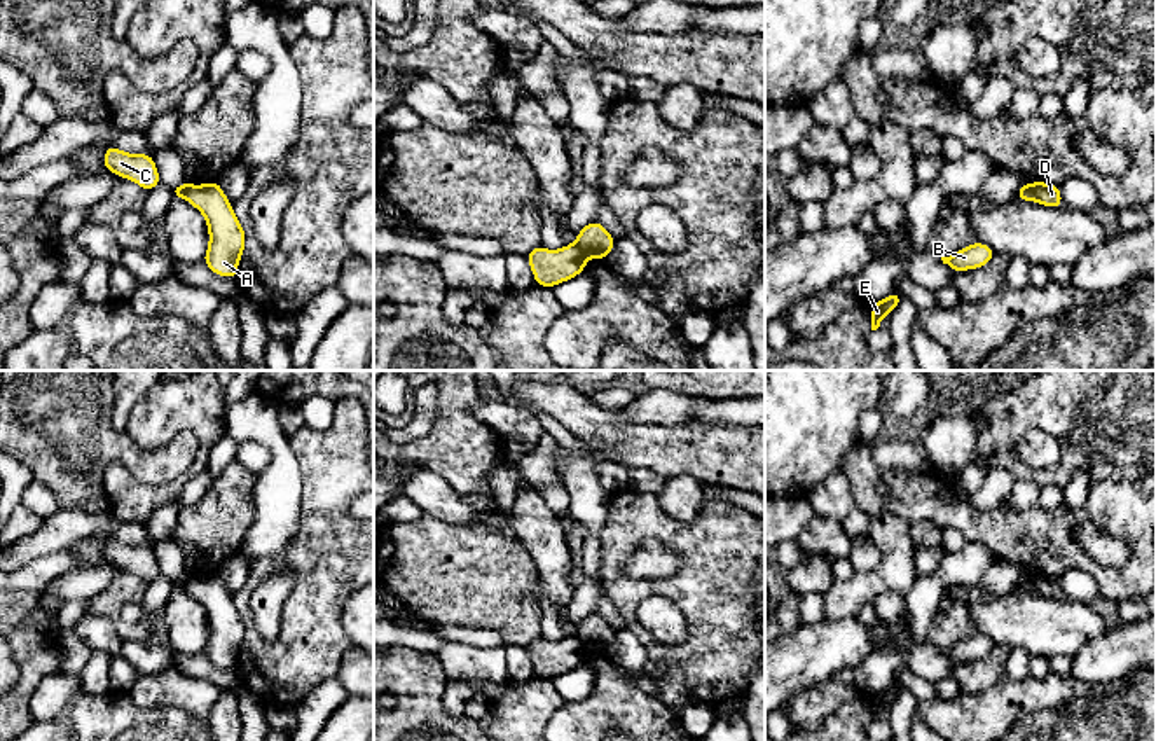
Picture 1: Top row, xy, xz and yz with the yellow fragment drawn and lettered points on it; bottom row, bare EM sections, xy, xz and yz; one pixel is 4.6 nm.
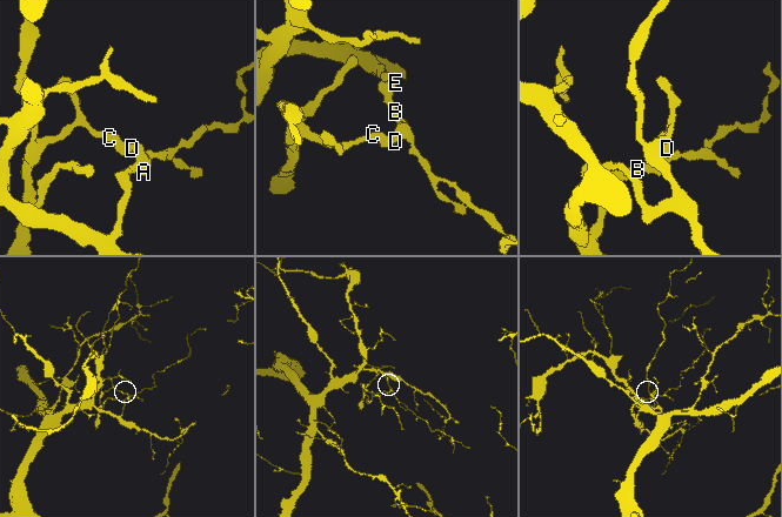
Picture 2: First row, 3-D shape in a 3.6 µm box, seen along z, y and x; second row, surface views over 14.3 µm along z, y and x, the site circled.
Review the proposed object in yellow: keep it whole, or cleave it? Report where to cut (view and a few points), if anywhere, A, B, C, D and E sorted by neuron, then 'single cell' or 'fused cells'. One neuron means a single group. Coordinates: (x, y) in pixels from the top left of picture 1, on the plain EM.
yz (1031, 575), (1036, 591) | A B E / C D | fused cells

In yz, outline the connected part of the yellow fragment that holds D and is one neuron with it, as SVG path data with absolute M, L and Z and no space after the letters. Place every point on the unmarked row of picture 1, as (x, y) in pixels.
M1032 573L1032 580L1036 584L1036 592L1039 596L1044 596L1049 599L1063 598L1058 577L1051 577L1044 573Z

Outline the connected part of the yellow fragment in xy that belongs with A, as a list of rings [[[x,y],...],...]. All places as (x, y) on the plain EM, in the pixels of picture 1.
[[[218,571],[189,577],[185,591],[206,610],[210,636],[203,654],[215,664],[236,671],[246,627]]]

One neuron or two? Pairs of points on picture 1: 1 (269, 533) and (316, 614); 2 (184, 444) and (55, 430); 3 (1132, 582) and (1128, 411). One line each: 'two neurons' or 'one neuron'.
1: two neurons
2: one neuron
3: two neurons

